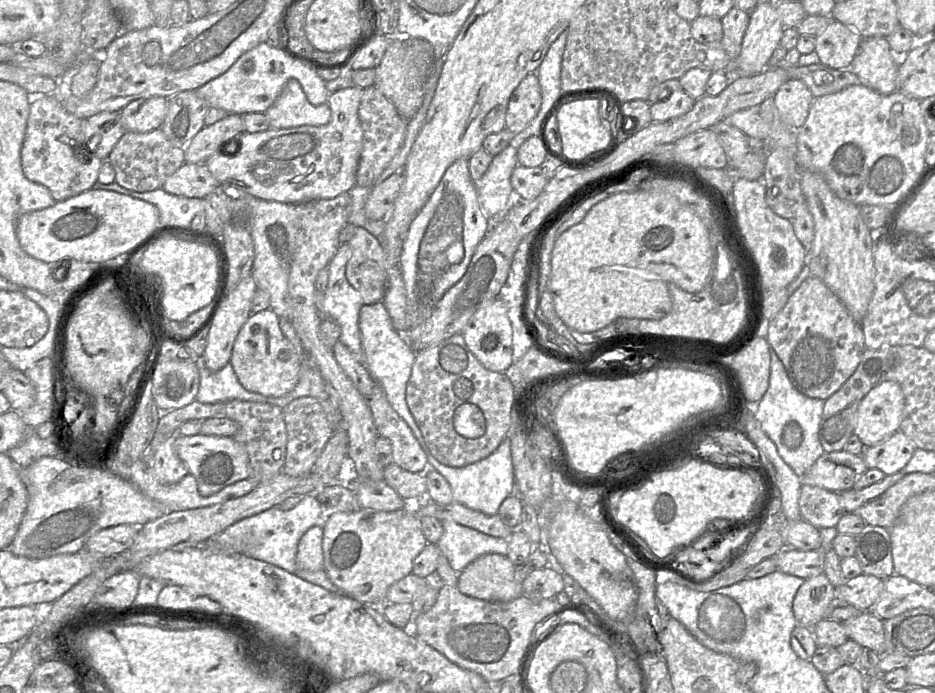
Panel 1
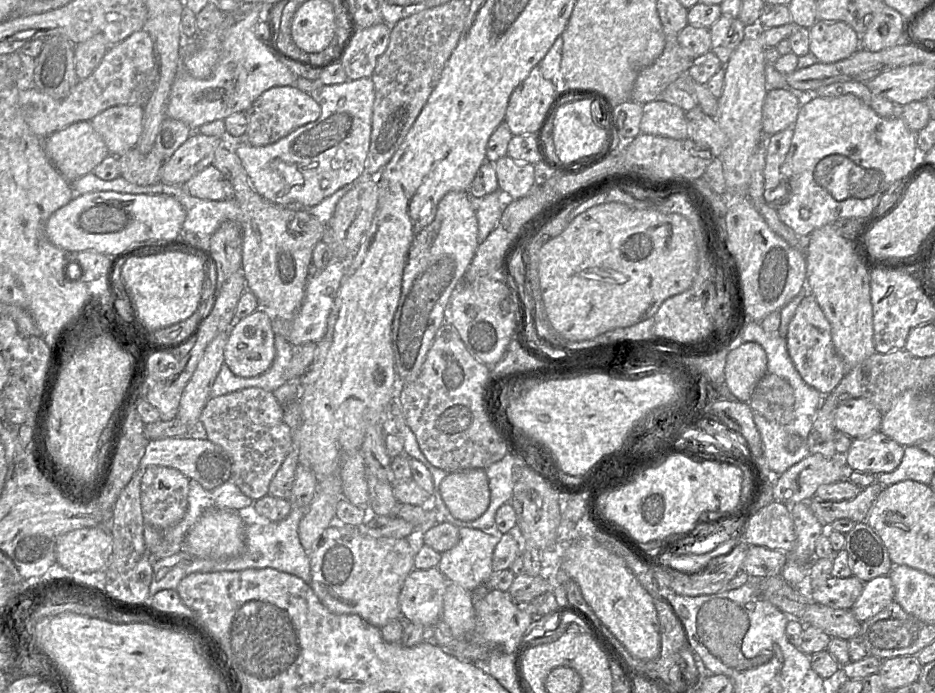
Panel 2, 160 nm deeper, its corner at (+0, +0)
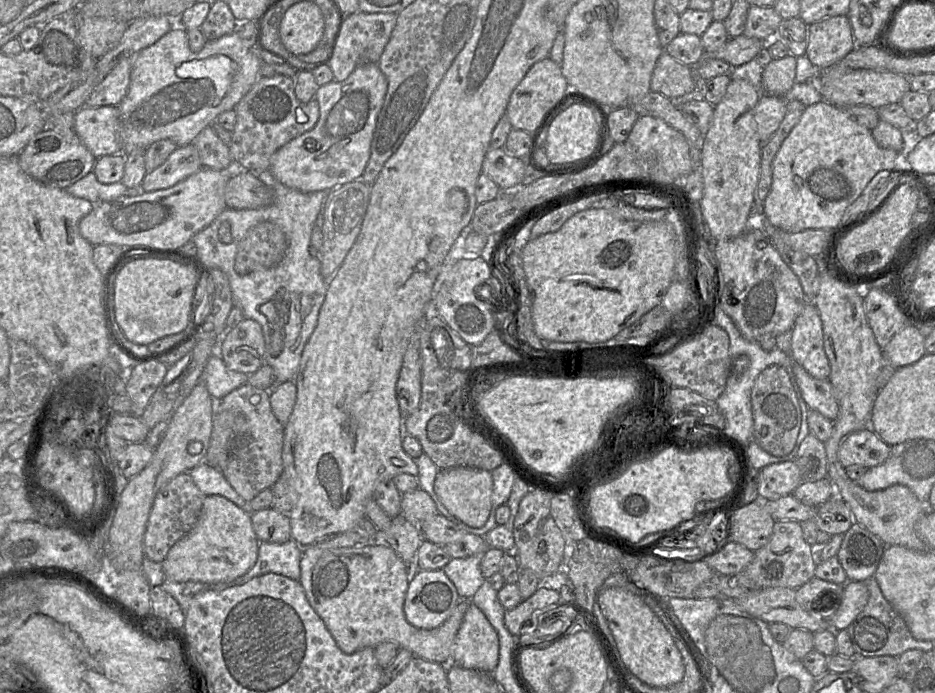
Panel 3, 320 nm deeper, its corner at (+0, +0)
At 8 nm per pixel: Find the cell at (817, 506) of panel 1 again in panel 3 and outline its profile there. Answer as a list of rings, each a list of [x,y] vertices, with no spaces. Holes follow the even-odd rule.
[[[795,520],[775,521],[769,542],[754,551],[754,558],[746,573],[758,587],[785,587],[798,589],[815,576],[817,552],[809,545],[802,533],[800,522]]]

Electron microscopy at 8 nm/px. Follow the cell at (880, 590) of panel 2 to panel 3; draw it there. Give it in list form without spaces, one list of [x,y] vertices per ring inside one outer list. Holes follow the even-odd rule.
[[[847,581],[844,585],[842,602],[830,619],[834,631],[846,629],[861,613],[868,602],[869,592],[863,581]]]

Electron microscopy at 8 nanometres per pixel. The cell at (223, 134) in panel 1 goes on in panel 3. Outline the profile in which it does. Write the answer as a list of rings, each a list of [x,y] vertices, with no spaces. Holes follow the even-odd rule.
[[[190,143],[175,149],[163,164],[148,172],[140,187],[142,192],[170,188],[202,168],[199,152]]]

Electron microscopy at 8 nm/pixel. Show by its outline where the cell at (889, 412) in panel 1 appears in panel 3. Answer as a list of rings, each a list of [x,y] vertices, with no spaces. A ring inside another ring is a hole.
[[[794,361],[793,373],[809,409],[814,409],[824,417],[834,420],[838,415],[839,405],[829,378],[823,380],[814,378],[800,364]]]

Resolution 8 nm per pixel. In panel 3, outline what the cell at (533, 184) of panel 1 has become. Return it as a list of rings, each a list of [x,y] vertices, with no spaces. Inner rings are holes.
[[[489,148],[482,164],[482,174],[488,176],[500,190],[515,190],[521,186],[525,163],[510,155],[505,148]]]

